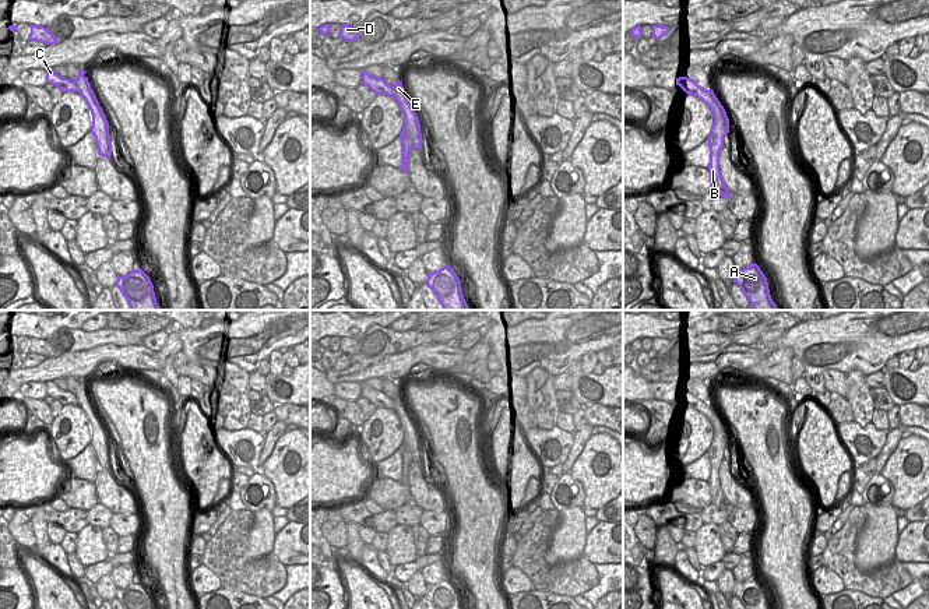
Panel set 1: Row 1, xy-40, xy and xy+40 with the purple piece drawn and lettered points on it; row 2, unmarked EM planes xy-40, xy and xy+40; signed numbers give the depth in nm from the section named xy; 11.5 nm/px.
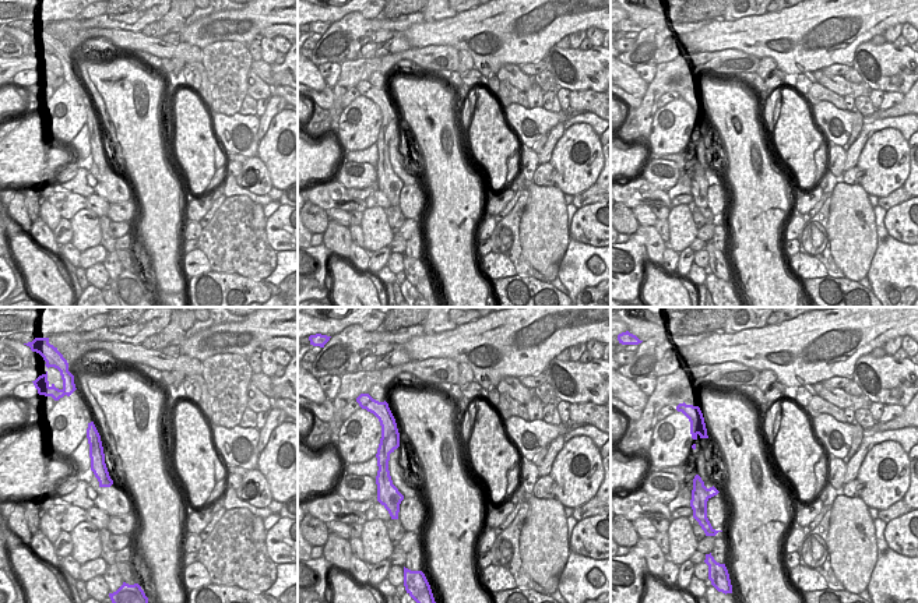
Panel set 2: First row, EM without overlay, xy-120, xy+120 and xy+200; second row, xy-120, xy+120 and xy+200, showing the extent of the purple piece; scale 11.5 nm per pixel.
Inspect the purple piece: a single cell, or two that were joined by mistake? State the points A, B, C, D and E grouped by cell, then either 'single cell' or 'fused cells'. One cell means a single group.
A B C / D E | fused cells

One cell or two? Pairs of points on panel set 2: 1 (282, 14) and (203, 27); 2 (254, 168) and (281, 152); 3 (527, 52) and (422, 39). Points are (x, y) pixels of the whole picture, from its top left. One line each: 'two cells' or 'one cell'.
1: one cell
2: two cells
3: one cell

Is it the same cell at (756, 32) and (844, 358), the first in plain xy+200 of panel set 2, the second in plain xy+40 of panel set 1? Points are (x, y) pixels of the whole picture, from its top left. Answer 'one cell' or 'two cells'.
one cell

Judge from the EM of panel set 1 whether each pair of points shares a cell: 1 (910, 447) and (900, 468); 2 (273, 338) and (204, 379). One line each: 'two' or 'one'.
1: one
2: two

